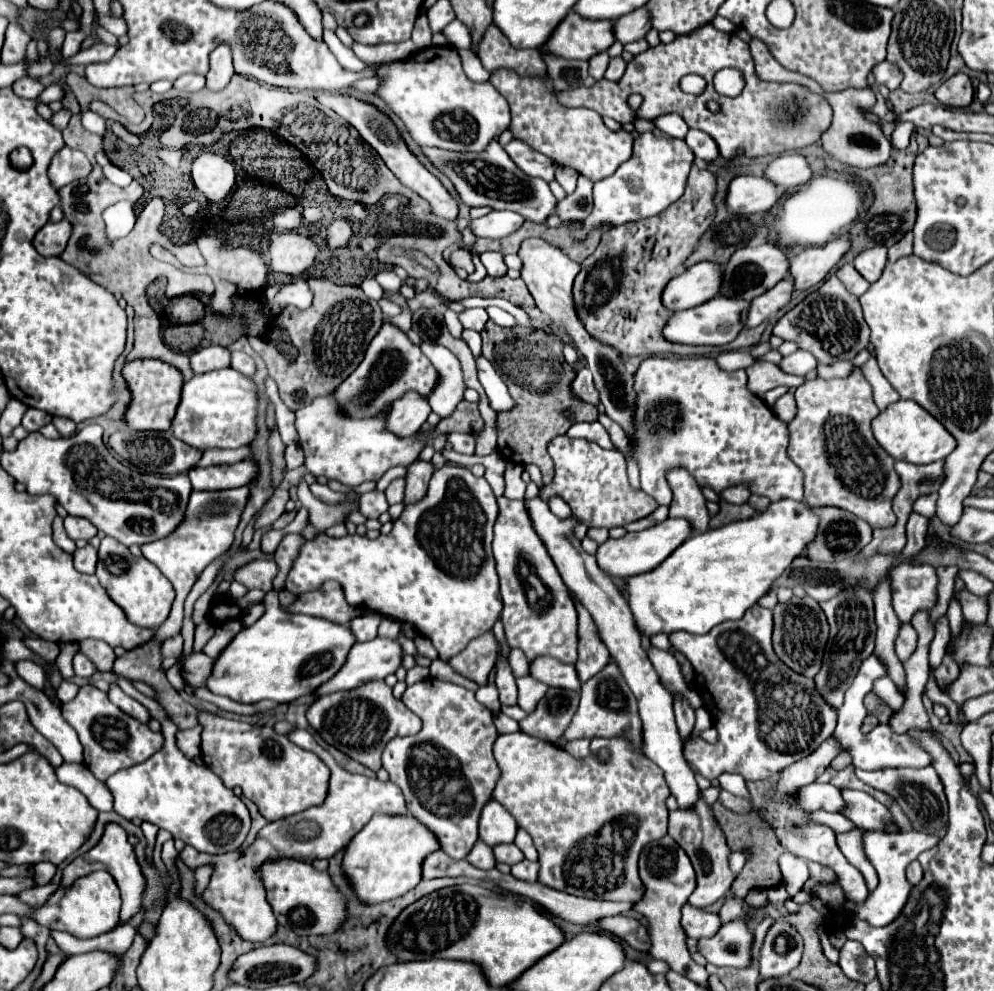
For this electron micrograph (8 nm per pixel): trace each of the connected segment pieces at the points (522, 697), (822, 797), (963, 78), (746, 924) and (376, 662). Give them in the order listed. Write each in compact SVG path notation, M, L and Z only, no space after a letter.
M520 677L516 683L518 683L518 705L520 705L520 709L524 709L526 713L534 711L538 699L544 697L544 693L548 691L548 685L540 683L532 677Z
M818 781L800 789L796 805L804 807L804 811L822 809L822 811L830 811L830 813L840 813L846 807L846 803L840 795L840 789L836 789L834 785L828 785L828 783L818 783Z
M956 73L954 77L946 79L938 89L936 89L936 99L942 105L950 107L968 107L974 99L974 87L970 83L970 77L964 73Z
M732 919L724 923L712 939L700 939L698 951L712 965L752 965L754 933L750 921Z
M376 637L366 643L356 643L340 673L336 673L332 681L324 683L324 687L320 687L316 693L326 695L334 691L354 689L370 681L382 681L398 671L402 659L404 651L398 639Z

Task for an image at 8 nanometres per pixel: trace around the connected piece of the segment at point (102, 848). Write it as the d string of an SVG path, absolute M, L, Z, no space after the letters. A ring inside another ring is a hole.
M110 823L106 825L106 831L100 839L100 843L90 849L88 853L84 853L82 857L76 857L62 873L62 887L68 887L72 885L78 877L84 877L96 869L106 869L108 873L114 875L120 891L122 891L122 911L120 911L120 923L124 925L126 921L130 921L140 909L142 909L142 895L144 895L144 889L146 889L146 879L142 875L142 869L138 865L138 859L136 859L136 853L134 853L134 847L128 843L128 837L126 837L126 831L116 825L116 823Z

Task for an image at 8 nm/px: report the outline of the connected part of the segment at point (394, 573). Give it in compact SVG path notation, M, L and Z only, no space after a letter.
M444 465L442 469L434 471L432 479L430 479L430 487L428 487L428 495L414 503L414 505L406 505L402 517L398 521L394 521L394 529L390 535L380 535L378 539L366 539L366 537L358 537L358 535L346 535L346 537L340 537L340 539L332 539L328 535L318 535L314 541L308 541L304 543L304 547L300 547L298 551L298 557L294 559L294 565L286 577L286 583L284 583L284 589L288 589L290 593L294 595L300 595L300 593L306 593L306 591L314 591L316 587L320 587L320 583L324 581L338 581L342 587L344 587L344 595L348 599L348 603L352 603L354 607L368 607L370 611L376 611L384 617L390 617L390 619L396 619L396 621L406 621L406 623L414 623L416 629L428 637L432 641L432 645L436 647L438 651L438 657L442 661L450 661L454 655L458 655L460 651L466 649L466 645L480 637L484 631L488 631L488 623L496 623L496 619L500 617L502 613L502 599L500 599L500 591L498 591L498 575L496 575L496 567L494 567L494 557L492 557L492 527L494 527L494 521L498 517L498 503L496 503L496 495L492 491L492 487L488 487L486 479L484 477L474 477L470 473L470 469L466 467L458 467L458 465Z

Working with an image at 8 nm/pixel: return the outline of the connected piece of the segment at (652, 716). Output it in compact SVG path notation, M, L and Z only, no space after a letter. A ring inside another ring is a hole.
M542 499L526 501L526 507L528 507L530 519L536 527L536 533L544 539L544 545L548 547L548 553L550 553L556 569L560 571L562 581L566 583L566 587L570 591L576 593L580 603L590 611L596 627L600 631L600 639L608 647L610 657L616 661L628 687L632 689L634 697L638 699L638 709L640 709L640 717L644 723L644 749L642 749L644 755L664 771L666 783L668 783L672 795L676 795L678 805L692 807L692 803L696 803L696 799L698 799L700 789L694 781L694 773L690 771L690 767L682 755L682 741L680 741L678 727L674 721L674 711L672 711L672 695L664 689L656 669L652 667L646 651L640 645L640 633L634 627L634 617L632 617L632 611L630 611L626 599L622 597L616 581L612 577L608 577L604 571L600 571L596 557L588 555L580 547L580 539L574 535L574 529L578 525L578 521L574 517L558 519L548 509L546 501L542 501Z

